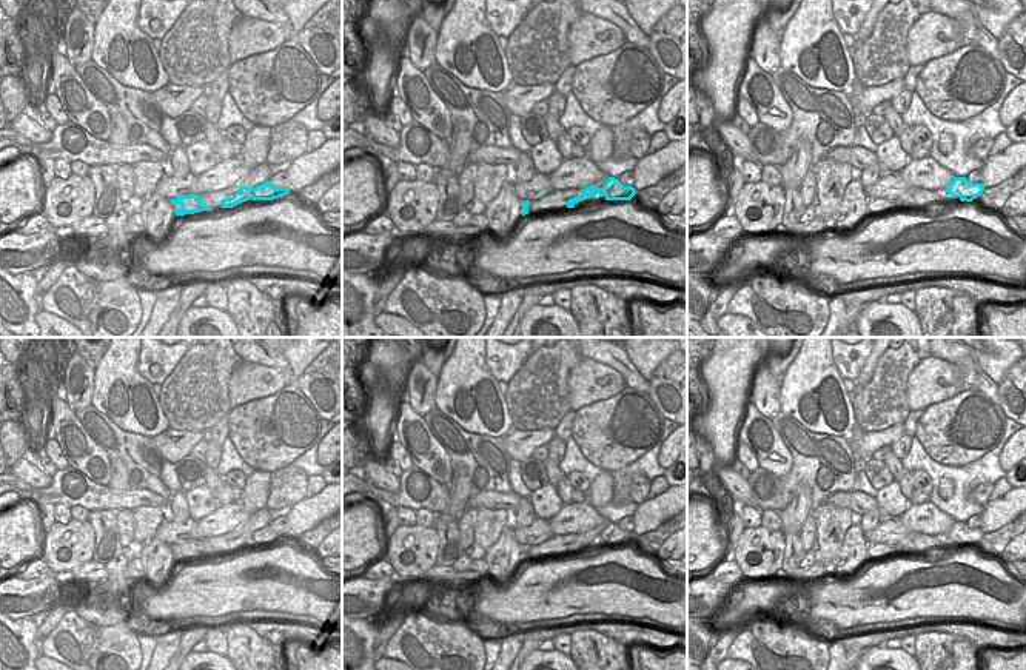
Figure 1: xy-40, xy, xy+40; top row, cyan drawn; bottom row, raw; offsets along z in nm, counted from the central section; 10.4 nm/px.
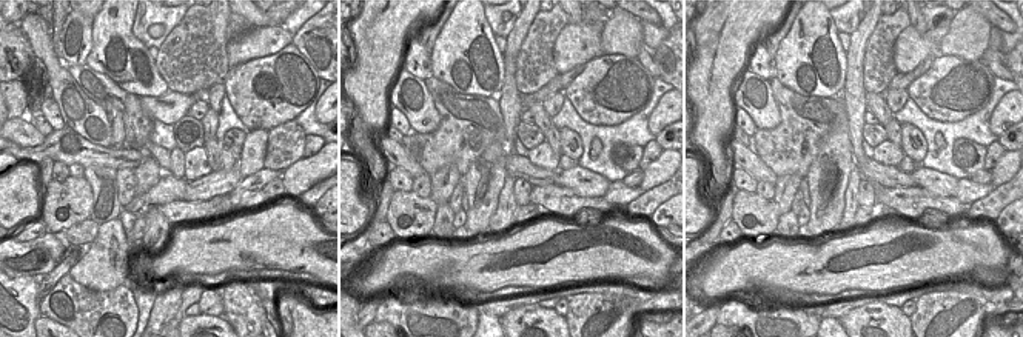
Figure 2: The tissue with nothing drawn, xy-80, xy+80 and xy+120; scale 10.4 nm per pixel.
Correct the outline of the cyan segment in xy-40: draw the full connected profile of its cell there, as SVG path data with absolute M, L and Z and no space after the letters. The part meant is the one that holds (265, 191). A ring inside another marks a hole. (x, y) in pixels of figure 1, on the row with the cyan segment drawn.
M267 180L256 188L240 186L240 191L230 199L222 199L222 208L233 208L246 200L273 200L290 194L290 188L276 188Z

